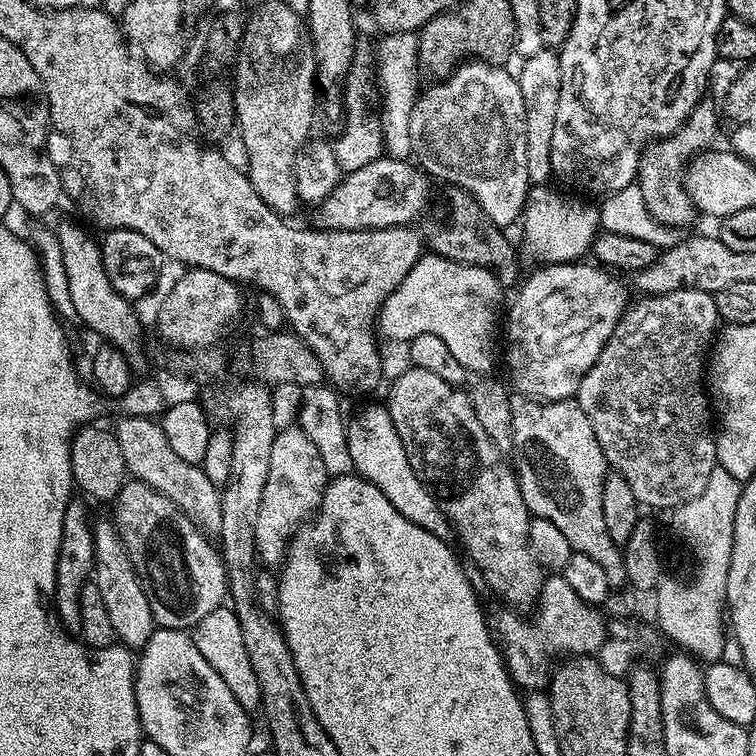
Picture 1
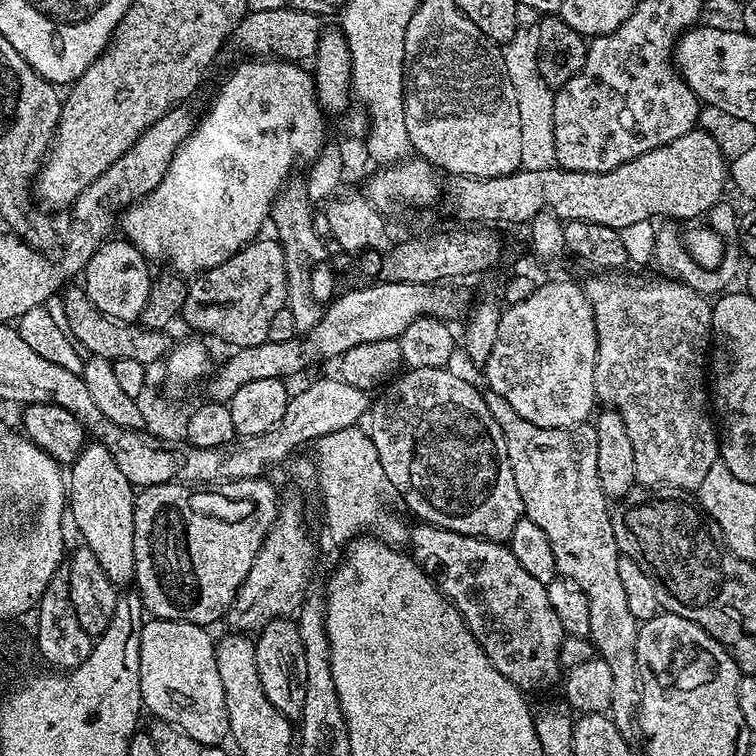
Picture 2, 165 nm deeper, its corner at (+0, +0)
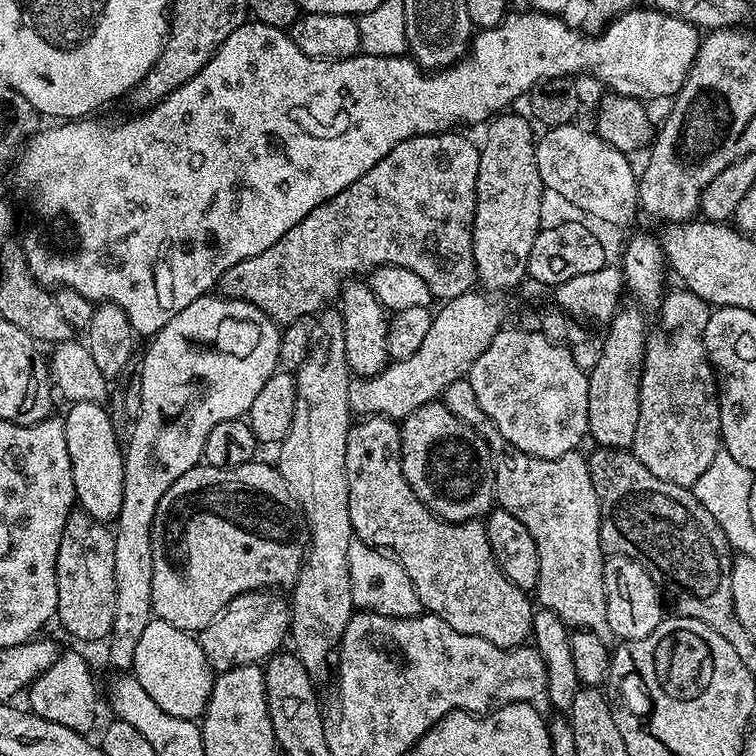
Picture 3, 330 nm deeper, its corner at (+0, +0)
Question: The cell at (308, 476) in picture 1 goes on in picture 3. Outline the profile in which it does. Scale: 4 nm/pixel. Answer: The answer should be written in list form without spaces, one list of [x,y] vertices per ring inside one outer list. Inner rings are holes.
[[[261,590],[244,592],[230,601],[210,622],[210,626],[198,633],[202,650],[206,654],[206,662],[212,667],[213,673],[229,672],[238,666],[250,666],[267,661],[281,651],[280,643],[290,636],[292,614],[290,604],[284,600],[279,591]]]

